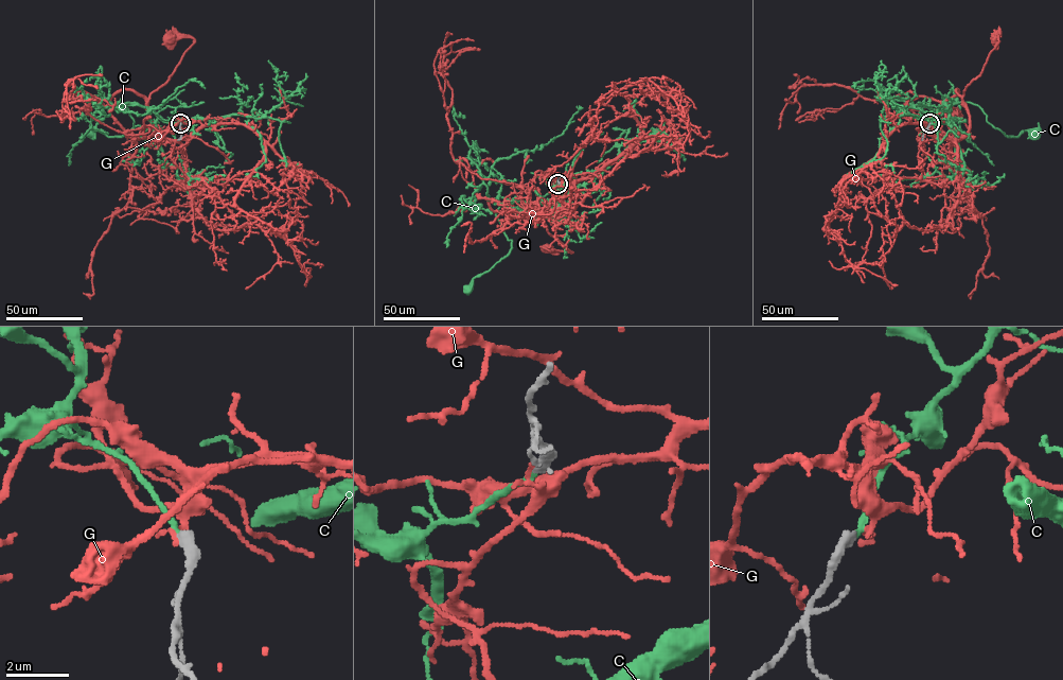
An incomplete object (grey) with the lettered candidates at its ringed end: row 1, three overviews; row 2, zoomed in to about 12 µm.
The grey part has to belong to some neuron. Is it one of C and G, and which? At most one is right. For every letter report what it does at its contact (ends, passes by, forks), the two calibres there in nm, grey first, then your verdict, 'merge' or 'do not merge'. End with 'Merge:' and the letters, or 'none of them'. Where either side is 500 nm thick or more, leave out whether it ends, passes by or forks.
C: it ends; calibres 400 and 190 nm; merge
G: it ends; calibres 400 and 170 nm; do not merge
Merge: C

